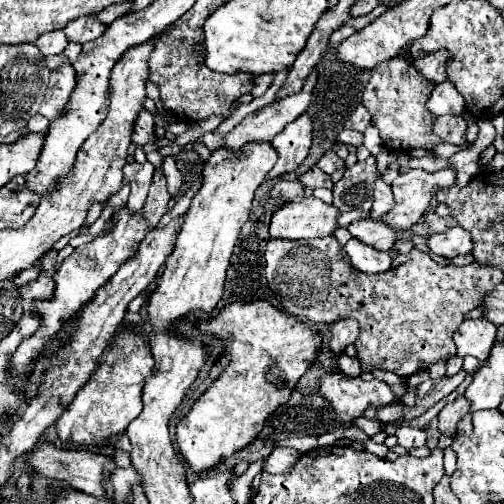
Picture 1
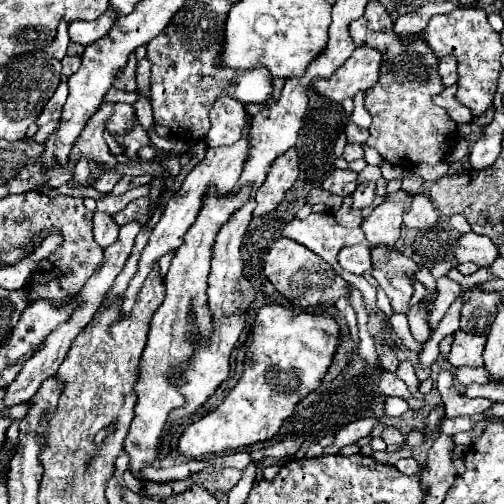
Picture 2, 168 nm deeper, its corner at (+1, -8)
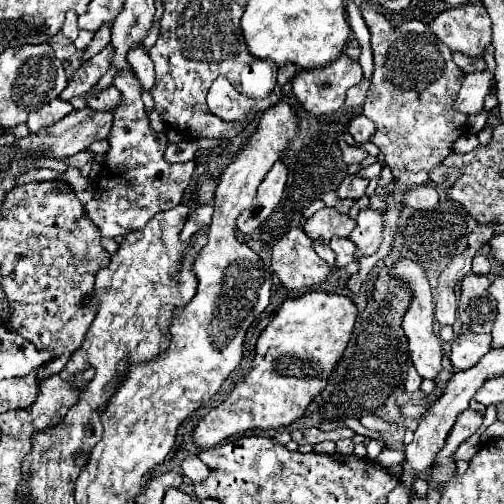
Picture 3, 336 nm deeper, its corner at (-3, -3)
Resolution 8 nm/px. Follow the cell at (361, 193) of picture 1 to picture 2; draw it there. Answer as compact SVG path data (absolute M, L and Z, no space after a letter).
M350 196L344 198L344 204L342 204L340 210L336 212L336 222L340 222L342 226L348 226L348 228L358 228L358 226L360 226L360 222L362 222L362 212L352 208L352 198L350 198Z

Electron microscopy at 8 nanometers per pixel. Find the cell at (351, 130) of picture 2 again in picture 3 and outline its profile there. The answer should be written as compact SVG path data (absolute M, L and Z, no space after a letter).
M358 113L356 117L352 117L348 121L348 131L356 139L356 143L360 143L360 145L370 141L370 135L374 133L374 129L376 129L374 123L366 115L362 115L362 113Z

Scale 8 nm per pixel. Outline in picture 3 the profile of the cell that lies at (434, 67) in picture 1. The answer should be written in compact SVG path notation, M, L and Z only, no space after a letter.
M454 51L452 57L454 57L454 63L456 63L464 73L472 73L472 71L480 71L480 69L484 69L484 61L482 61L482 59L472 61L470 57L466 57L466 55L458 53L458 51Z

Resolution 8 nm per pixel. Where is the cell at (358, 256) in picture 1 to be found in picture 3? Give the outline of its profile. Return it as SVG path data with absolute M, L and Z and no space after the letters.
M332 239L330 249L336 253L336 263L338 267L346 267L348 263L354 261L356 245L350 239Z

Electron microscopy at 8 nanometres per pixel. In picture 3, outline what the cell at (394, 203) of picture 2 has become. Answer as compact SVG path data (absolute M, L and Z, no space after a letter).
M362 209L356 223L358 227L350 233L350 239L358 245L356 257L374 255L384 241L384 215L374 209Z

